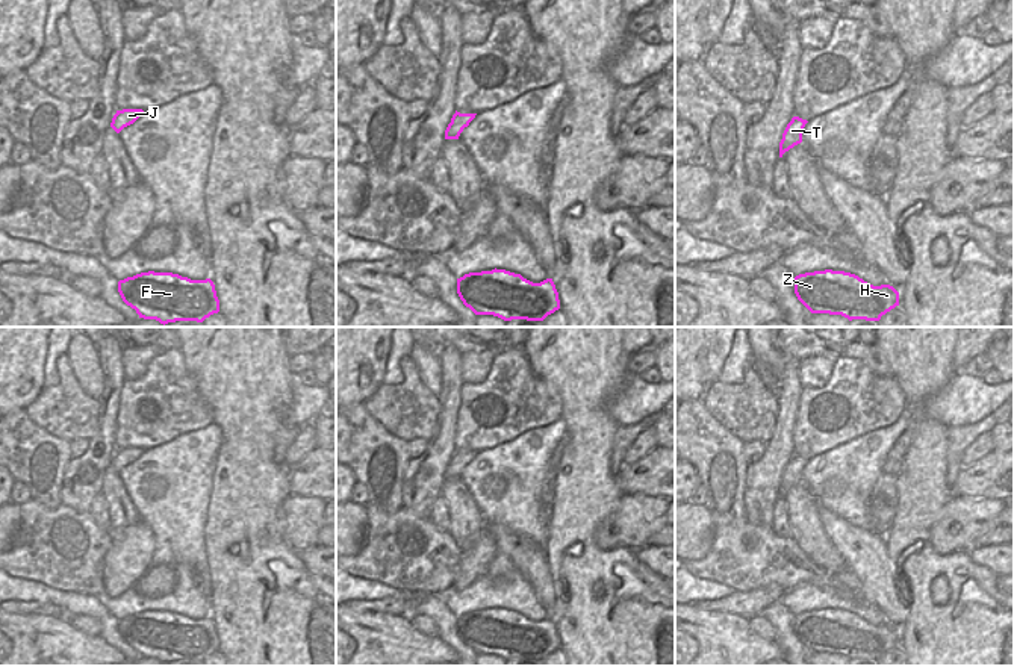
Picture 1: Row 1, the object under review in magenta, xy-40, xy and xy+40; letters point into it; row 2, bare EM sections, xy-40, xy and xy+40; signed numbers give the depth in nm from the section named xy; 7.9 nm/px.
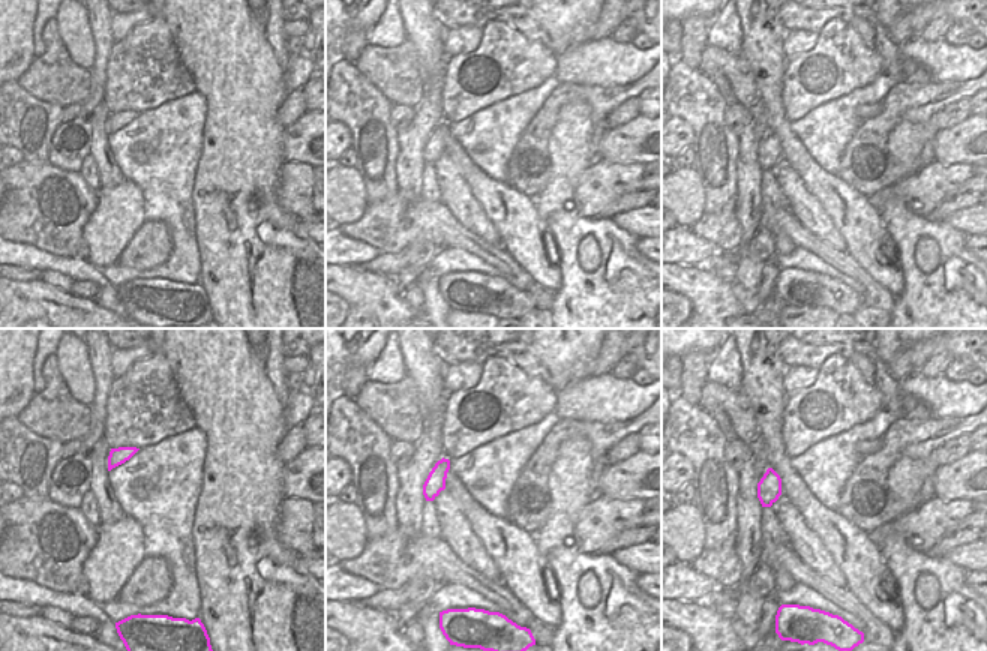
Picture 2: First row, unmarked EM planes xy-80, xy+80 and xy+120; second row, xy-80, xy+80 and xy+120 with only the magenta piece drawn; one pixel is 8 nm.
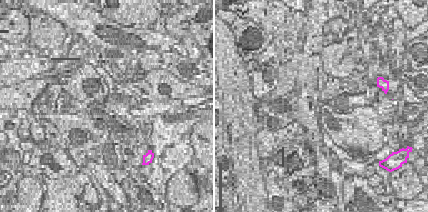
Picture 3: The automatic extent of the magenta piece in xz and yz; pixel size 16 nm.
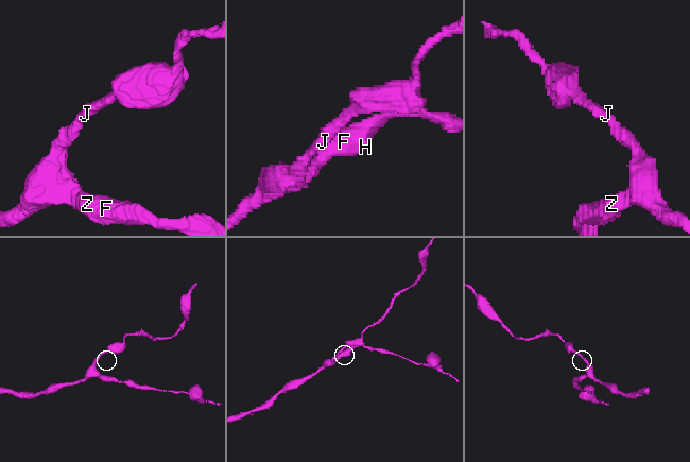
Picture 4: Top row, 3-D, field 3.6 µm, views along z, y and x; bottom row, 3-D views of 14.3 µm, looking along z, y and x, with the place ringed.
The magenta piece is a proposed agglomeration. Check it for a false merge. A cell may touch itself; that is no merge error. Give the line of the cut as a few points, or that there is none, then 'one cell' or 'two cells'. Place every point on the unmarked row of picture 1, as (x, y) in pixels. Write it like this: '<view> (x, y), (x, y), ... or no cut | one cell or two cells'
no cut | one cell

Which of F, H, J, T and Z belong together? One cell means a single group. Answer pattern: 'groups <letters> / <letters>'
groups F H J T Z

